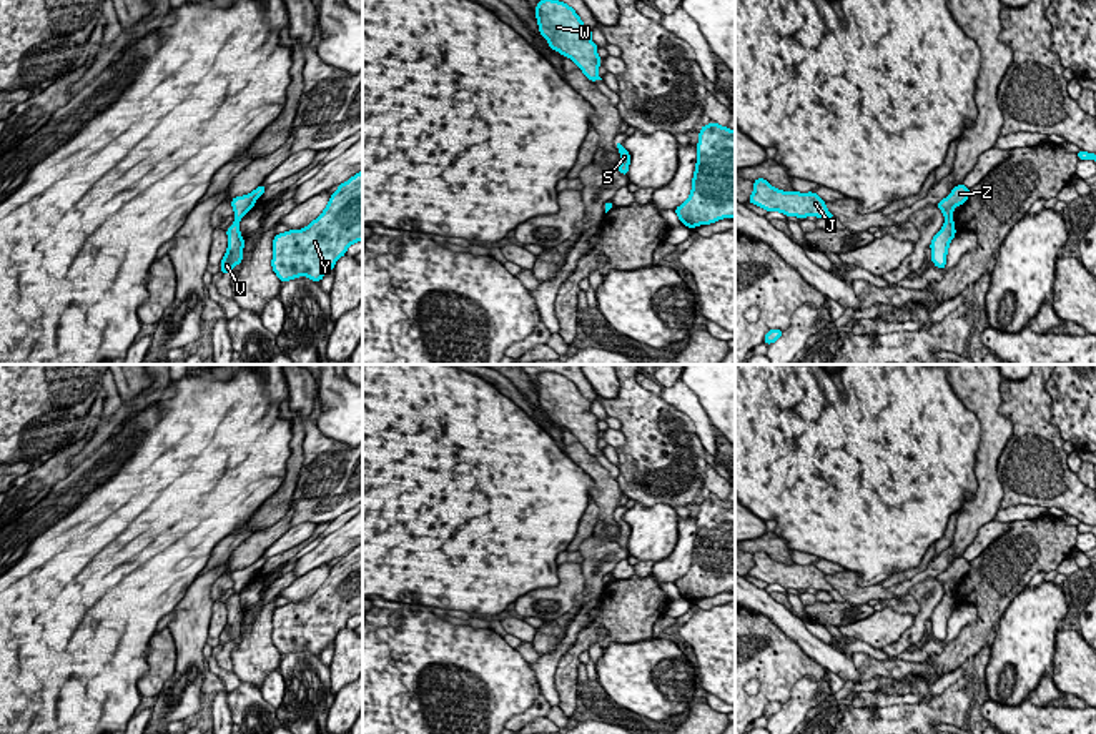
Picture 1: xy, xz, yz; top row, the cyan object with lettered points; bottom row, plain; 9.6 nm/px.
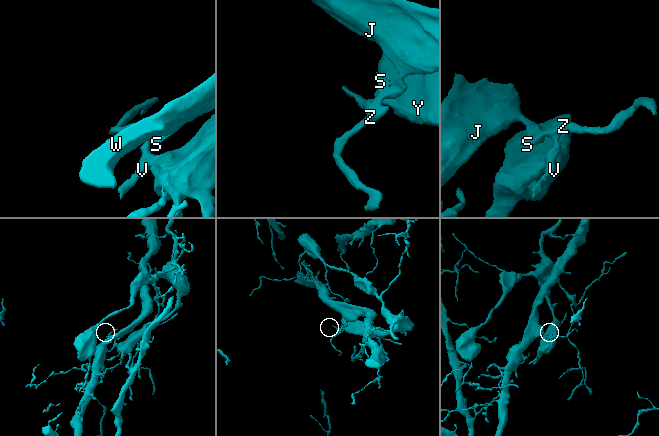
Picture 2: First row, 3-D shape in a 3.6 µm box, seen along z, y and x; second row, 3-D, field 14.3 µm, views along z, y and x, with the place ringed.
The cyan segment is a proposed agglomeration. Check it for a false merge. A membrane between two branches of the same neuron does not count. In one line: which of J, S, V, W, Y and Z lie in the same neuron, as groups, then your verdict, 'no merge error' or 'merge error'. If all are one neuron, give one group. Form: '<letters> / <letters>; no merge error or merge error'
J S W Z / V Y; merge error

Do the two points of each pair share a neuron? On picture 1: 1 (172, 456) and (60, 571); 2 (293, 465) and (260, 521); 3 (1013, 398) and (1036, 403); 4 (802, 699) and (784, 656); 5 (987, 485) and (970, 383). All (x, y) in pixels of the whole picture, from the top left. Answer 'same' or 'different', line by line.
1: same
2: same
3: same
4: different
5: same

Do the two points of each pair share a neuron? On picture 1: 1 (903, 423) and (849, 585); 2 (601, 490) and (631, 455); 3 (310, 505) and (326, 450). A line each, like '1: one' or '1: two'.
1: two
2: two
3: one

